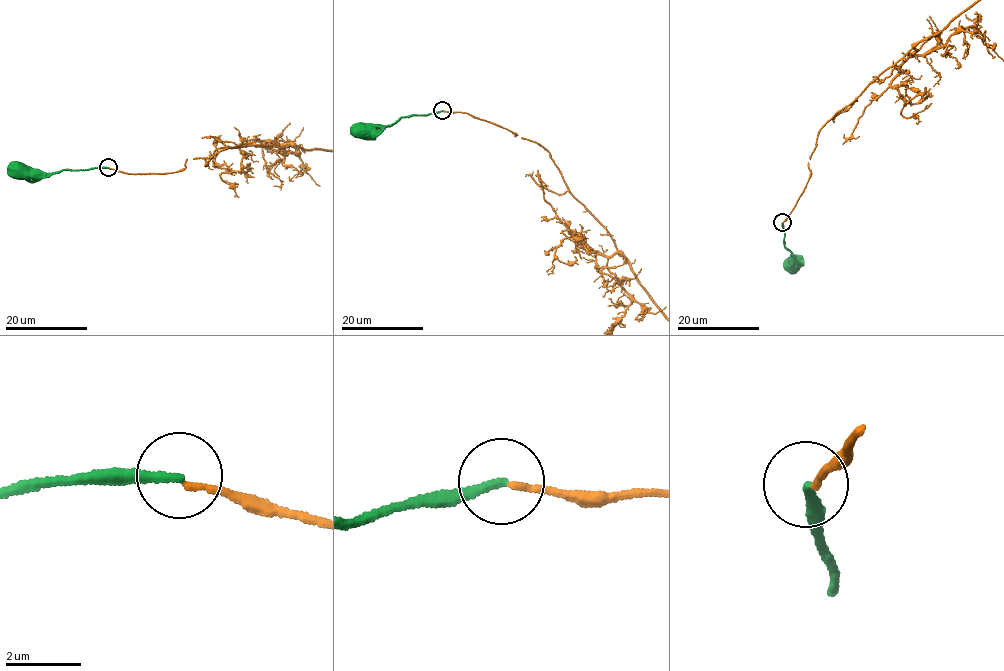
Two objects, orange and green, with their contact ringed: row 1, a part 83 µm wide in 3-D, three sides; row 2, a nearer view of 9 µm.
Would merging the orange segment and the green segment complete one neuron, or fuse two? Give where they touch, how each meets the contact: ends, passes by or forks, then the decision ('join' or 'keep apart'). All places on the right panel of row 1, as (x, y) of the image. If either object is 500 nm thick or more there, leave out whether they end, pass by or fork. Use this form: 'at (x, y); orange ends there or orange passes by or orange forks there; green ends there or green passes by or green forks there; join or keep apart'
at (782, 222); orange ends there; green ends there; keep apart

